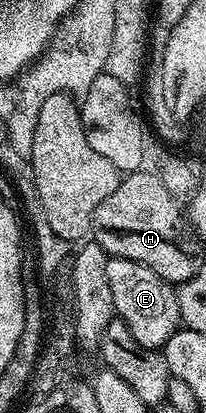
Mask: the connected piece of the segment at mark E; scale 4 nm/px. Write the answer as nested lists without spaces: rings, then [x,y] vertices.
[[[108,257],[105,273],[118,318],[129,324],[137,342],[150,350],[159,350],[180,329],[179,295],[172,283],[165,281],[153,268],[137,264],[137,260]]]

